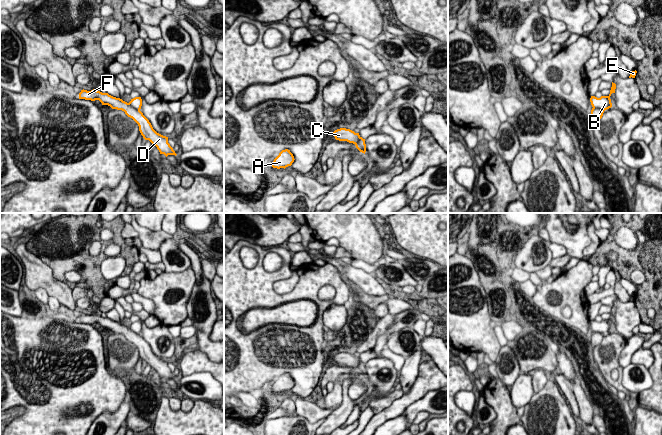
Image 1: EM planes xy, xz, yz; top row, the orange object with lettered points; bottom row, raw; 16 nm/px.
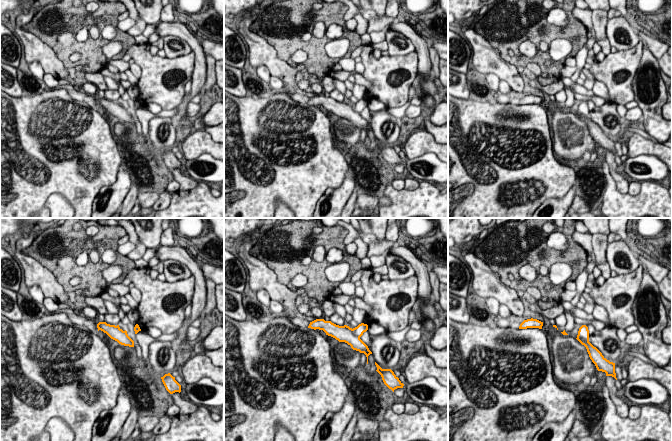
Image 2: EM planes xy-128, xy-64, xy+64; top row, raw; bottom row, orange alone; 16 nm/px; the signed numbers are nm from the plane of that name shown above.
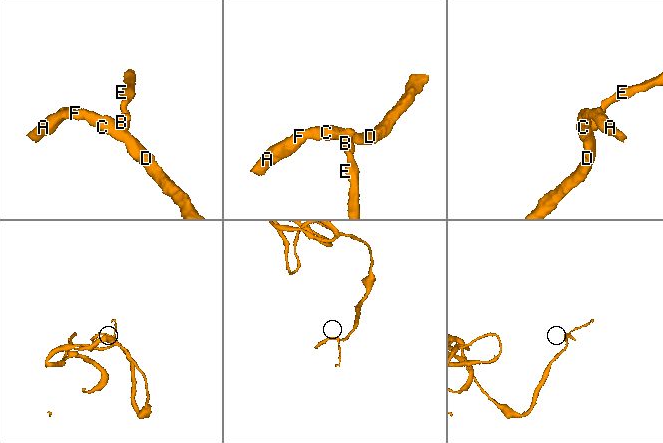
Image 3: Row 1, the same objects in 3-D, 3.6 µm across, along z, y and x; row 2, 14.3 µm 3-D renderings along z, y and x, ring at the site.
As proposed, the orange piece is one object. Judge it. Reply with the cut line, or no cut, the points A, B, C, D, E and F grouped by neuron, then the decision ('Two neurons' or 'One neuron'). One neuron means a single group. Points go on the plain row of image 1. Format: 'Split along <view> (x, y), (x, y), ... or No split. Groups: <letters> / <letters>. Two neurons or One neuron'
Split along xy (128, 327), (139, 334). Groups: A C D F / B E. Two neurons

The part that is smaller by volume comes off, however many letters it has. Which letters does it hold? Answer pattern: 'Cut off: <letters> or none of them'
Cut off: B, E

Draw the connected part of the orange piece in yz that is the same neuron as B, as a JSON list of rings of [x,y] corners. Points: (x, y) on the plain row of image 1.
[[[612,306],[612,311],[610,314],[610,318],[608,320],[601,320],[597,322],[595,320],[591,320],[590,326],[593,332],[599,332],[603,335],[612,331],[610,320],[612,317],[615,317],[616,308]]]

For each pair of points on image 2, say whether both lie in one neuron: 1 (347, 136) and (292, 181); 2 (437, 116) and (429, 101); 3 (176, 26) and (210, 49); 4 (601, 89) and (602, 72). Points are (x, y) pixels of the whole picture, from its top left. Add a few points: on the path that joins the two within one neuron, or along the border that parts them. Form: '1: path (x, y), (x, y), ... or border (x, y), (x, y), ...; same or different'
1: border (335, 139), (336, 143); different
2: border (437, 101), (429, 117), (435, 125); different
3: border (199, 39), (206, 56); different
4: border (596, 79), (606, 87), (610, 100); different

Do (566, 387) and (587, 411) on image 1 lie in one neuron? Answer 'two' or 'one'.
one

